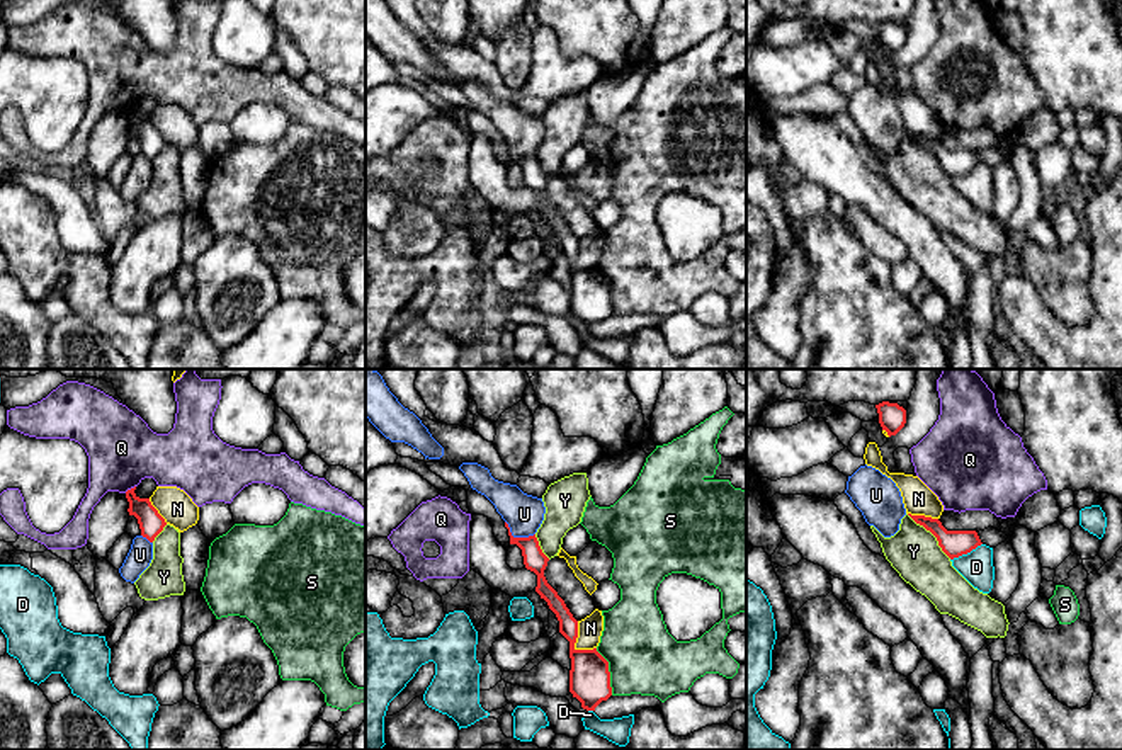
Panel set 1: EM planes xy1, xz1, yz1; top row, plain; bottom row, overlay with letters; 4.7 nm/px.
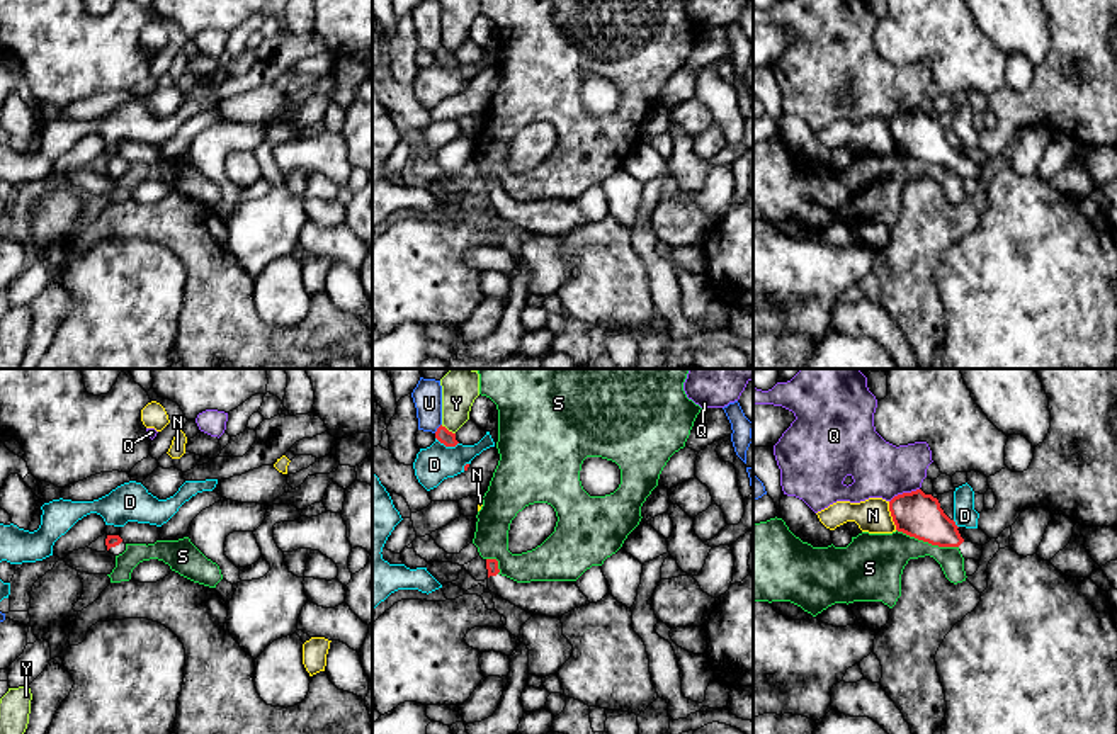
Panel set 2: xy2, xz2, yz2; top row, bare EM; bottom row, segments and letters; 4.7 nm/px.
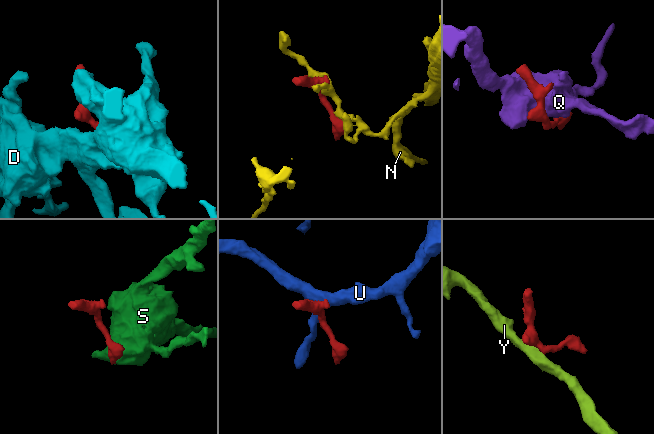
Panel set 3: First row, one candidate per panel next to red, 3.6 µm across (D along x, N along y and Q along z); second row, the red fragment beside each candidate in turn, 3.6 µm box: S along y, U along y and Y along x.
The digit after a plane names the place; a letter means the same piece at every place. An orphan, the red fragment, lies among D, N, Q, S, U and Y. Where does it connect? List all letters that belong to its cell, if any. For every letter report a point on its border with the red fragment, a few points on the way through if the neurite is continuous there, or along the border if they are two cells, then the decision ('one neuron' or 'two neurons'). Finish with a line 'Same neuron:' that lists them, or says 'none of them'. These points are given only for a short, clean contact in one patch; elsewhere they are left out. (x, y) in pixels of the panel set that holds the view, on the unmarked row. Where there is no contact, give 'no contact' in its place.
D: yz1 (966, 172) | along yz1 (981, 162), (951, 179) | two neurons
N: xz1 (573, 264) | two neurons
Q: yz2 (903, 112) | two neurons
S: yz2 (927, 160) | along yz2 (896, 148), (932, 163), (958, 167) | two neurons
U: xz1 (517, 157) | two neurons
Y: yz1 (932, 152) | along yz1 (906, 133), (922, 143), (951, 177) | two neurons
Same neuron: none of them

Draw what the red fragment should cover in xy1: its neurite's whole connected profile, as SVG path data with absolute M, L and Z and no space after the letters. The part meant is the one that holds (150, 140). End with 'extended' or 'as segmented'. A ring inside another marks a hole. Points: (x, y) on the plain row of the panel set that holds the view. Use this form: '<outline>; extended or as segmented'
M136 105L126 111L126 117L129 121L128 131L138 138L141 155L153 162L167 141L151 124L150 117L139 117L134 109Z; as segmented

